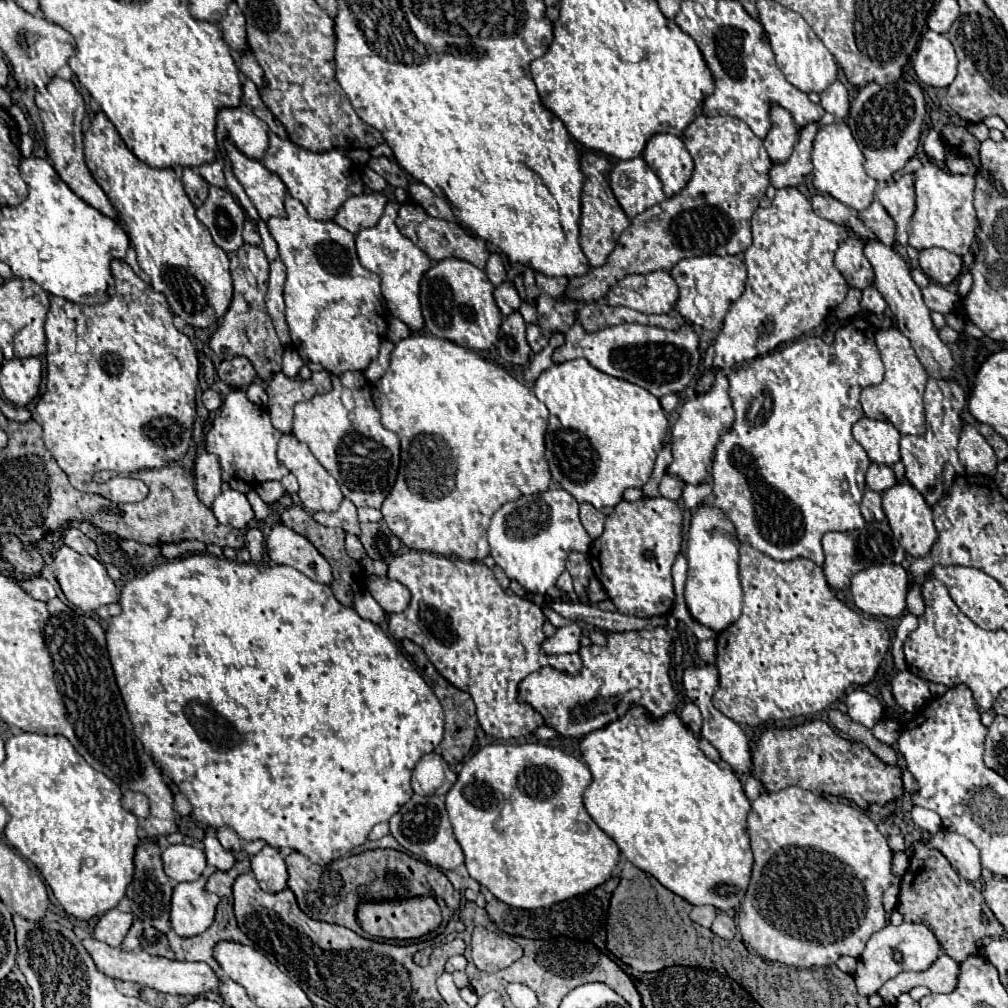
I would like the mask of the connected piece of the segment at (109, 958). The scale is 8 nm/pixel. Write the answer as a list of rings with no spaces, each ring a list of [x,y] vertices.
[[[86,938],[84,948],[90,952],[90,956],[94,958],[96,966],[110,978],[118,978],[118,980],[128,980],[128,982],[138,982],[140,986],[148,986],[166,994],[178,994],[178,996],[198,996],[210,990],[216,990],[220,980],[216,976],[216,972],[204,964],[204,962],[180,962],[180,960],[168,960],[168,958],[160,958],[160,956],[152,956],[144,950],[140,952],[124,952],[120,948],[112,948],[96,938]]]

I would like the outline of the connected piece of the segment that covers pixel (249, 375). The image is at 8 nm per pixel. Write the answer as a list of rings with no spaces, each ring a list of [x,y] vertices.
[[[234,356],[230,360],[224,360],[218,368],[218,376],[222,382],[226,382],[232,388],[248,388],[254,378],[256,370],[252,368],[252,362],[246,356]]]

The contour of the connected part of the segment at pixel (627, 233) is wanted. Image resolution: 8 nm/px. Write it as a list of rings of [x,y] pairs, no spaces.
[[[698,116],[686,128],[682,140],[694,158],[694,174],[686,188],[676,194],[676,204],[672,196],[632,218],[630,228],[622,232],[608,262],[600,268],[592,268],[586,276],[570,280],[568,298],[596,302],[626,274],[670,270],[676,262],[690,256],[740,254],[752,244],[750,218],[770,186],[772,168],[762,140],[748,124],[732,116]]]

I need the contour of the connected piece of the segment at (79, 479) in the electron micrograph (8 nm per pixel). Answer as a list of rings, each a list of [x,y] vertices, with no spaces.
[[[112,260],[110,268],[112,268],[112,276],[116,278],[116,296],[110,298],[108,302],[100,306],[82,306],[82,304],[68,302],[64,298],[56,298],[56,296],[50,298],[50,310],[46,318],[46,370],[48,370],[46,392],[40,396],[36,408],[32,410],[32,418],[44,428],[44,442],[48,450],[52,452],[52,456],[56,458],[58,466],[66,472],[74,488],[78,490],[84,488],[86,492],[90,492],[88,488],[94,482],[92,476],[100,470],[114,470],[120,474],[130,474],[130,472],[138,472],[146,468],[148,470],[162,468],[168,462],[180,460],[188,452],[188,446],[192,440],[192,422],[196,416],[194,396],[196,396],[196,384],[198,384],[198,352],[194,344],[188,340],[188,336],[178,332],[176,326],[172,324],[172,312],[170,312],[170,306],[164,294],[156,292],[150,284],[138,278],[124,260]]]

